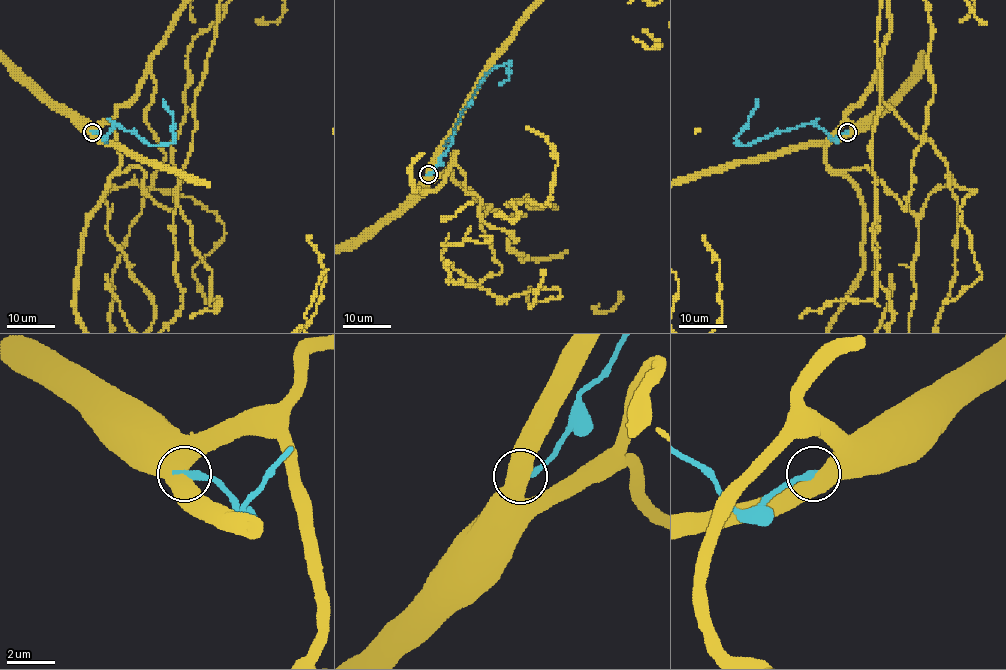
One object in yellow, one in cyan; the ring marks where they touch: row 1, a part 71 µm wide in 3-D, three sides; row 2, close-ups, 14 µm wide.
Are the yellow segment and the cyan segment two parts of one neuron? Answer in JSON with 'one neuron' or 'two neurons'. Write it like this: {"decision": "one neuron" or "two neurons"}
{"decision": "two neurons"}

